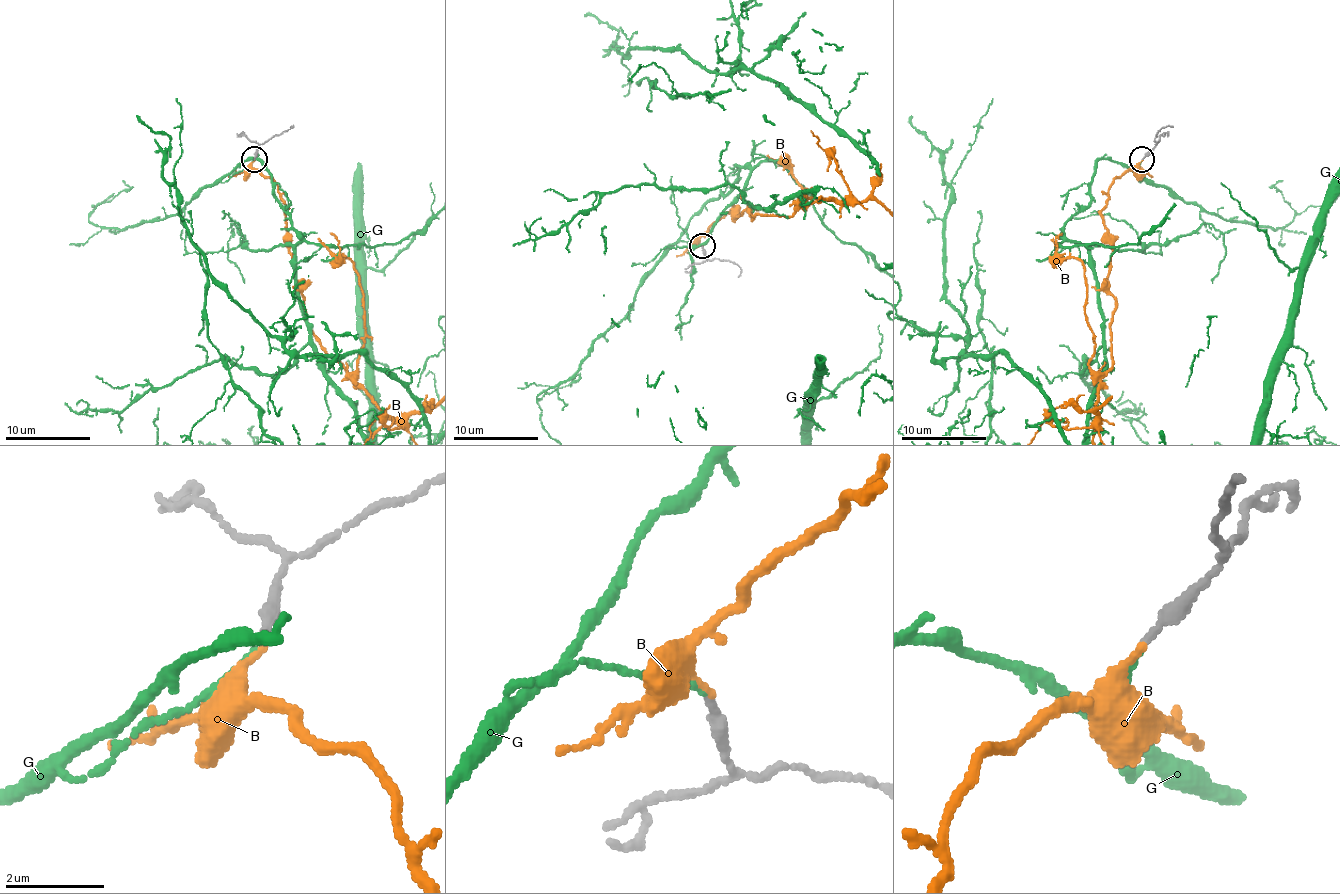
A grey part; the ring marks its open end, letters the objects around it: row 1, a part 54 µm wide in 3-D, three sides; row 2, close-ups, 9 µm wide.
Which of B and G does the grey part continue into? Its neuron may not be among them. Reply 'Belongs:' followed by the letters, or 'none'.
Belongs: G

